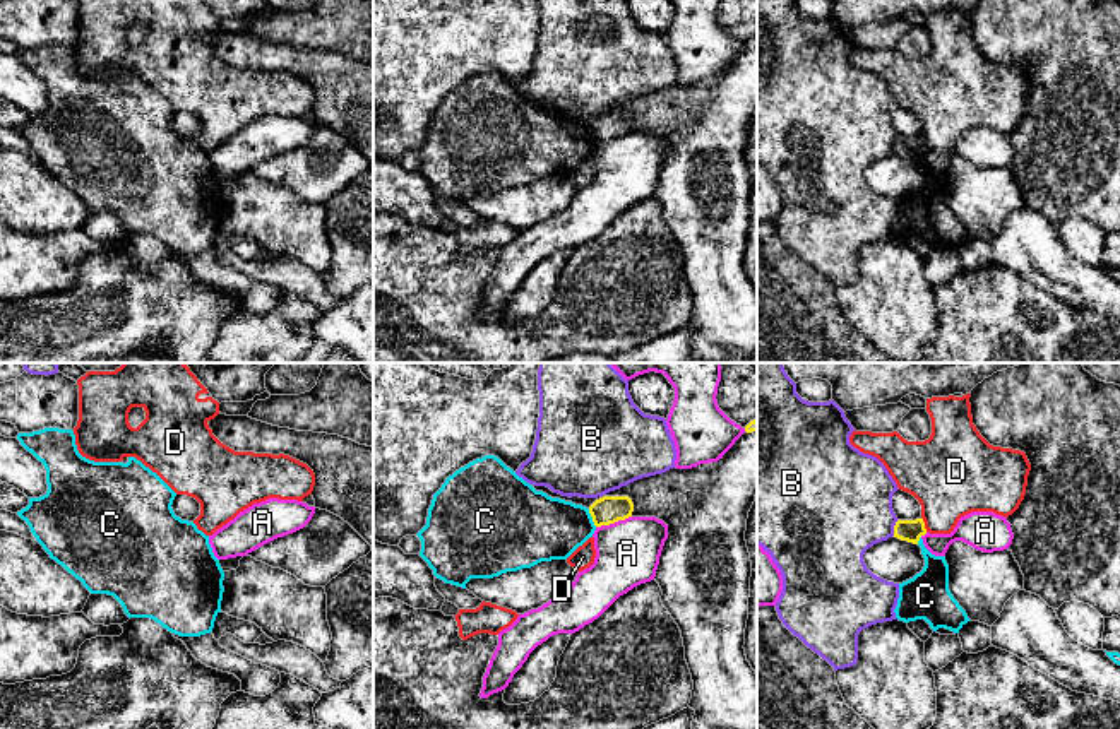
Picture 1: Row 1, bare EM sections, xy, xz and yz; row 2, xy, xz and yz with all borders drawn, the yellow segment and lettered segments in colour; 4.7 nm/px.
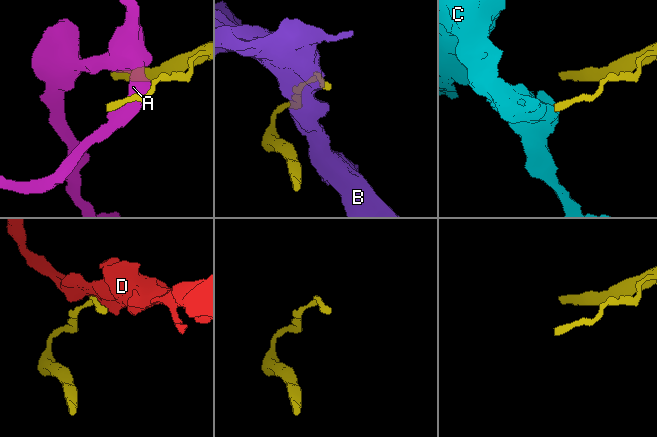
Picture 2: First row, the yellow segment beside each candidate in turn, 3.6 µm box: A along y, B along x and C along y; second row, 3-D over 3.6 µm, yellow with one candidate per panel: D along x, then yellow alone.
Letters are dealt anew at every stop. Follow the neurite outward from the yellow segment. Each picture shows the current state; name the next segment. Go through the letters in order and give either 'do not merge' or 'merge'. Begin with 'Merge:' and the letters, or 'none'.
Merge: none
A: do not merge
B: do not merge
C: do not merge
D: do not merge

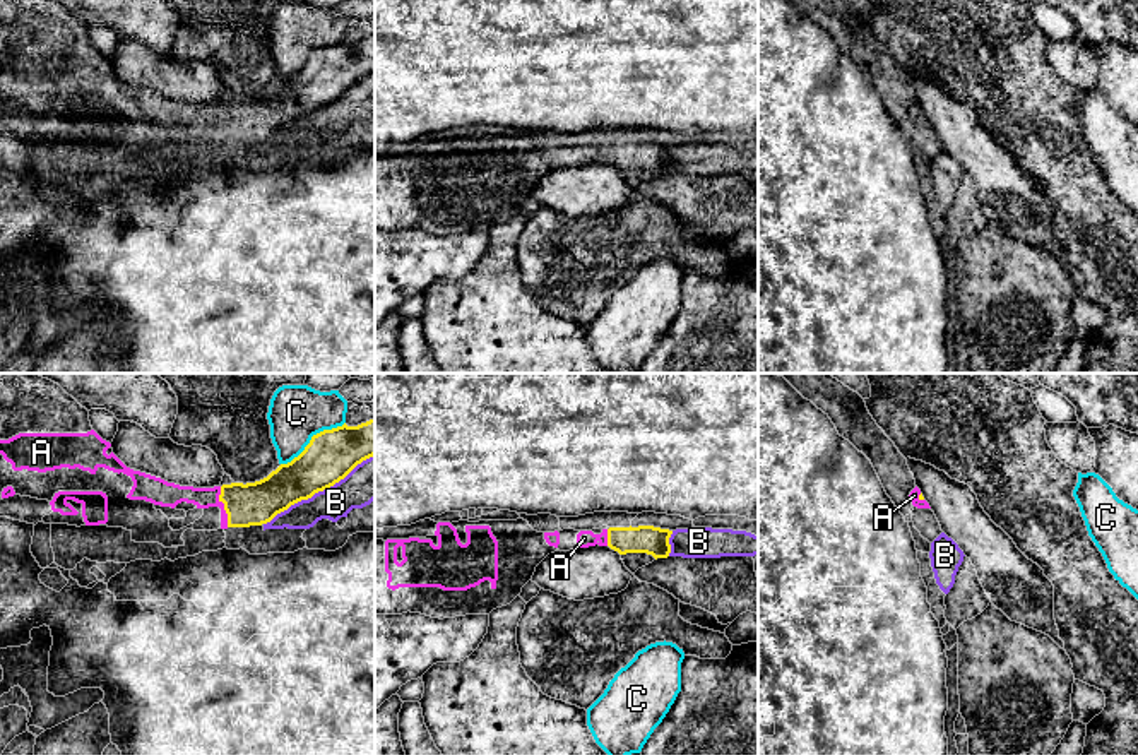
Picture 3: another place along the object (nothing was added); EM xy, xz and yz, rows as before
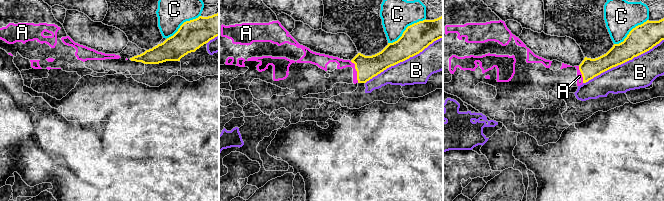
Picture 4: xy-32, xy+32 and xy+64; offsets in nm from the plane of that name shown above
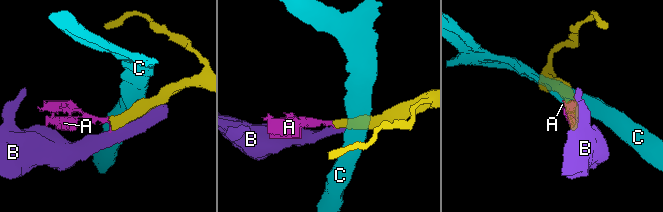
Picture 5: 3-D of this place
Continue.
Merge: A
A: merge
B: do not merge
C: do not merge

